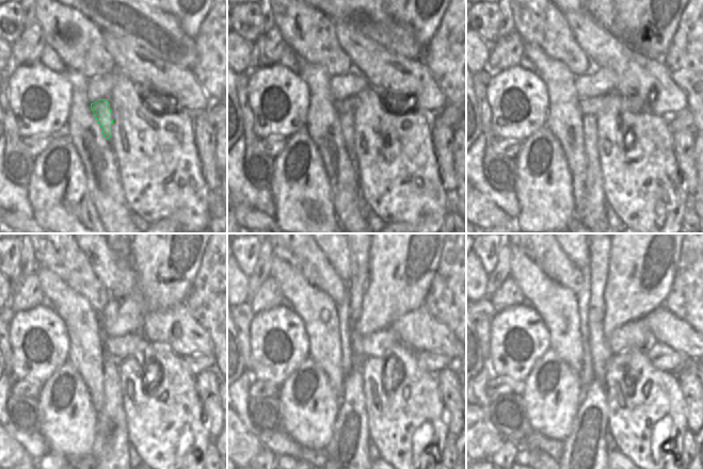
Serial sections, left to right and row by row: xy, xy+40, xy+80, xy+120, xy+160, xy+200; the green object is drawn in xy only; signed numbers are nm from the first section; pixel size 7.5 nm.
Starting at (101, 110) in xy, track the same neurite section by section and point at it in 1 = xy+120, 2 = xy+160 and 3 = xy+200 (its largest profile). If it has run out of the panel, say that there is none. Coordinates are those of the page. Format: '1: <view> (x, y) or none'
1: xy+120 (110, 450)
2: xy+160 (348, 450)
3: xy+200 (585, 450)

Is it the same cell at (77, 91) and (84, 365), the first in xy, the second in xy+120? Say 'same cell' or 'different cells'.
same cell

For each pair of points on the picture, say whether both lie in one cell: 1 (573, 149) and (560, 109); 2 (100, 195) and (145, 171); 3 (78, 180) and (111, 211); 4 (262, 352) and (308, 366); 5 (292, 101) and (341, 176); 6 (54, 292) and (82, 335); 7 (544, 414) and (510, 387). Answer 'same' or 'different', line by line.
1: same
2: different
3: different
4: different
5: different
6: same
7: different

